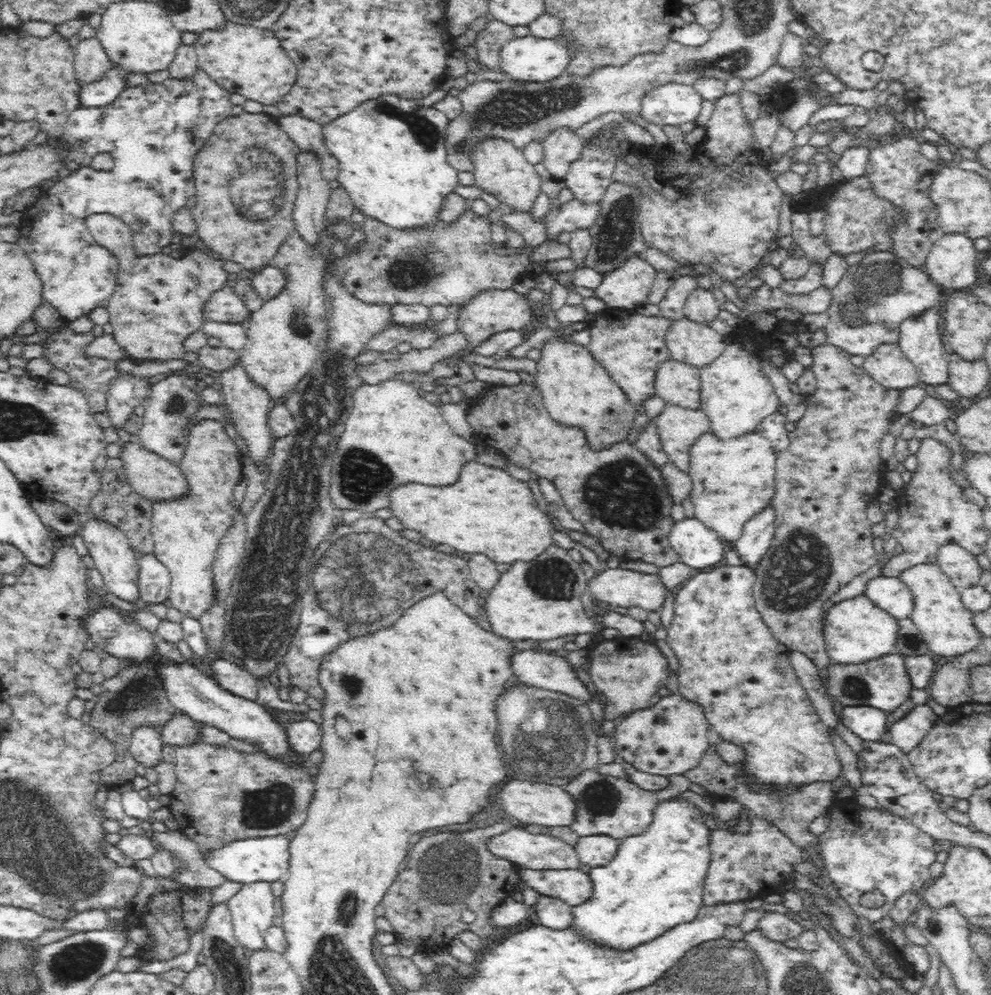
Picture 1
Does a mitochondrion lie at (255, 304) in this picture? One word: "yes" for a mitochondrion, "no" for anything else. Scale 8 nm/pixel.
no

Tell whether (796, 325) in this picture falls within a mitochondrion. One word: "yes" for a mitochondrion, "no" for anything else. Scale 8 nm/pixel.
no

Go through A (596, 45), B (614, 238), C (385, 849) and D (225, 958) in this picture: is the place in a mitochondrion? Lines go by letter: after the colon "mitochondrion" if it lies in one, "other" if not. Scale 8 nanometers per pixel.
A: mitochondrion
B: mitochondrion
C: other
D: mitochondrion

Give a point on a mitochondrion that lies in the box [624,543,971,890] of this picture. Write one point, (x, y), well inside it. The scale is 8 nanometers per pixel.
(856, 688)

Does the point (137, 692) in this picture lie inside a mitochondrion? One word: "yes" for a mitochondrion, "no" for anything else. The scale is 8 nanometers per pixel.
yes

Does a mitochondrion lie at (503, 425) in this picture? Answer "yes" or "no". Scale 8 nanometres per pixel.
no

